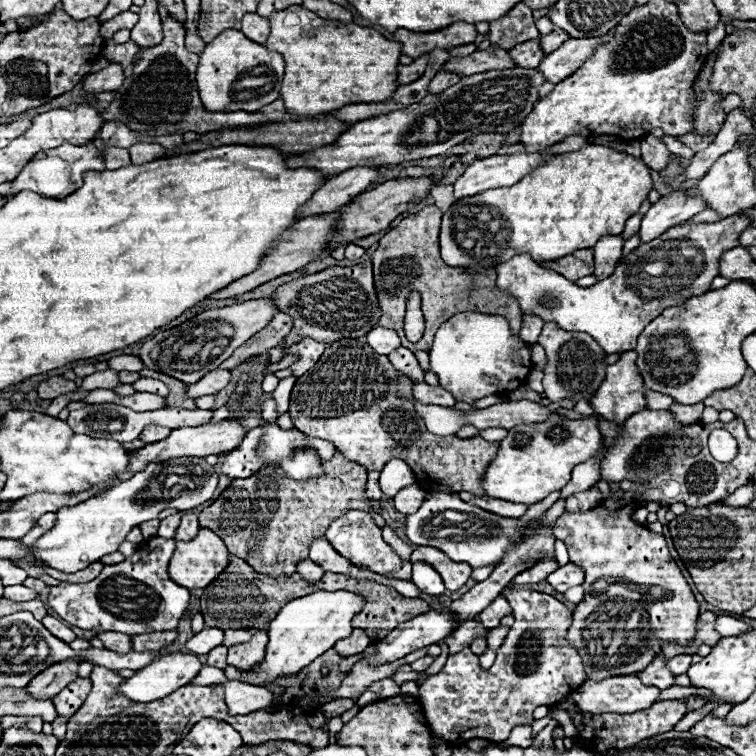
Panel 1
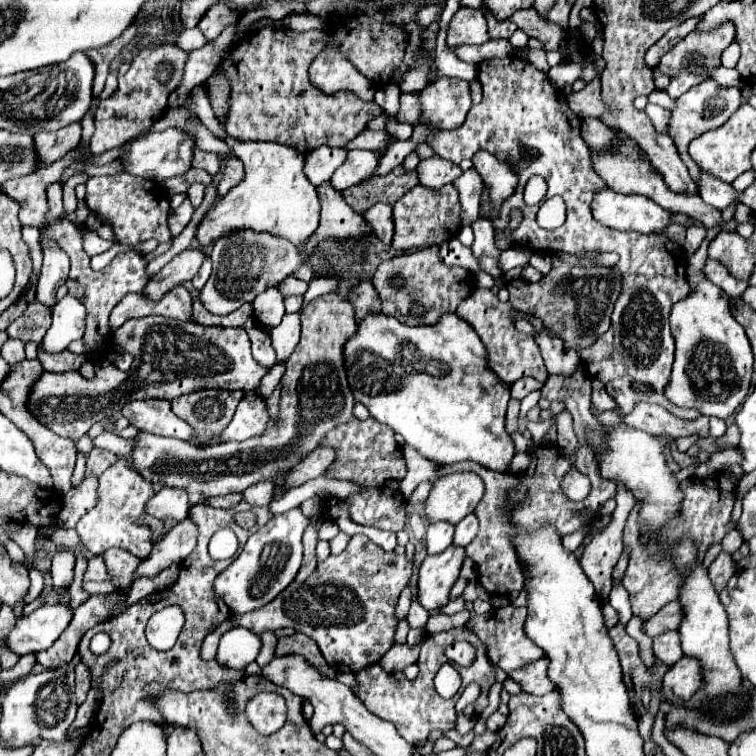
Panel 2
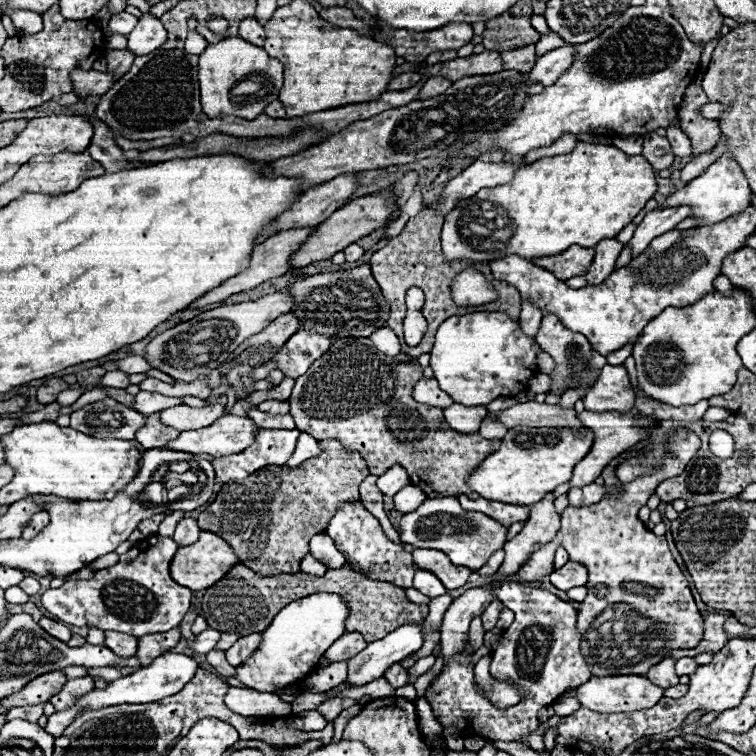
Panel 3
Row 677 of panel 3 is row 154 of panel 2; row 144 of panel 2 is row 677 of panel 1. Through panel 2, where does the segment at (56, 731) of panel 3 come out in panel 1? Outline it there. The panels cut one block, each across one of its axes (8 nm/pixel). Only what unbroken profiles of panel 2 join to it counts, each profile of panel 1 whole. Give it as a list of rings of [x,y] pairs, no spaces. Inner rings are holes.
[[[164,654],[150,666],[138,670],[132,678],[124,680],[118,694],[134,702],[154,702],[186,686],[198,676],[200,668],[202,664],[194,654]]]

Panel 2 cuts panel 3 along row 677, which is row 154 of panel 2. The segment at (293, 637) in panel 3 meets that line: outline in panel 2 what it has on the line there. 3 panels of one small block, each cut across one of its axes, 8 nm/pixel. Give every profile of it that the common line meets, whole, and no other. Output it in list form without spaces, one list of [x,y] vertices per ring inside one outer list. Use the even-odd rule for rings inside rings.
[[[228,134],[224,142],[244,162],[244,178],[200,222],[196,234],[200,246],[206,248],[220,236],[244,228],[272,232],[290,238],[290,242],[294,244],[304,242],[318,228],[320,214],[320,200],[316,188],[304,174],[306,156],[294,146],[276,142],[240,142]]]

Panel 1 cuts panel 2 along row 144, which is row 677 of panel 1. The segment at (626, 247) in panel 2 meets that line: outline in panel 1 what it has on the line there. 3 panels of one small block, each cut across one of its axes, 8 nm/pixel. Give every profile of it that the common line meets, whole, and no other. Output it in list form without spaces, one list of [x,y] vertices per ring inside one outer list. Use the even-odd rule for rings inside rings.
[[[504,588],[502,594],[510,602],[516,622],[498,648],[492,668],[484,672],[479,657],[467,647],[449,655],[442,670],[430,676],[418,690],[434,734],[454,746],[462,746],[472,738],[504,742],[512,728],[534,722],[532,712],[536,706],[552,706],[586,682],[582,658],[566,642],[572,610],[554,596],[536,590]]]

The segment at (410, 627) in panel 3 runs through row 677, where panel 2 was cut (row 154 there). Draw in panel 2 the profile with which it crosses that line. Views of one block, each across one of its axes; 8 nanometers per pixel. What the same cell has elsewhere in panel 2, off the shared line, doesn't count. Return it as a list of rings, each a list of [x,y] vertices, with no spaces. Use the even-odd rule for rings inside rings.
[[[350,150],[346,162],[332,174],[330,182],[338,190],[346,190],[374,176],[382,154],[376,150]]]

